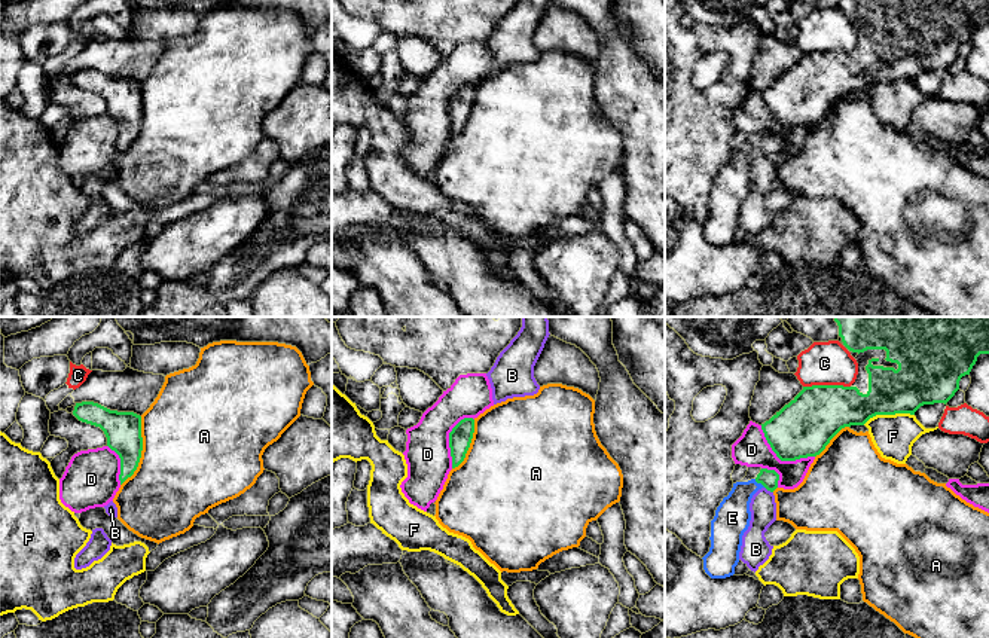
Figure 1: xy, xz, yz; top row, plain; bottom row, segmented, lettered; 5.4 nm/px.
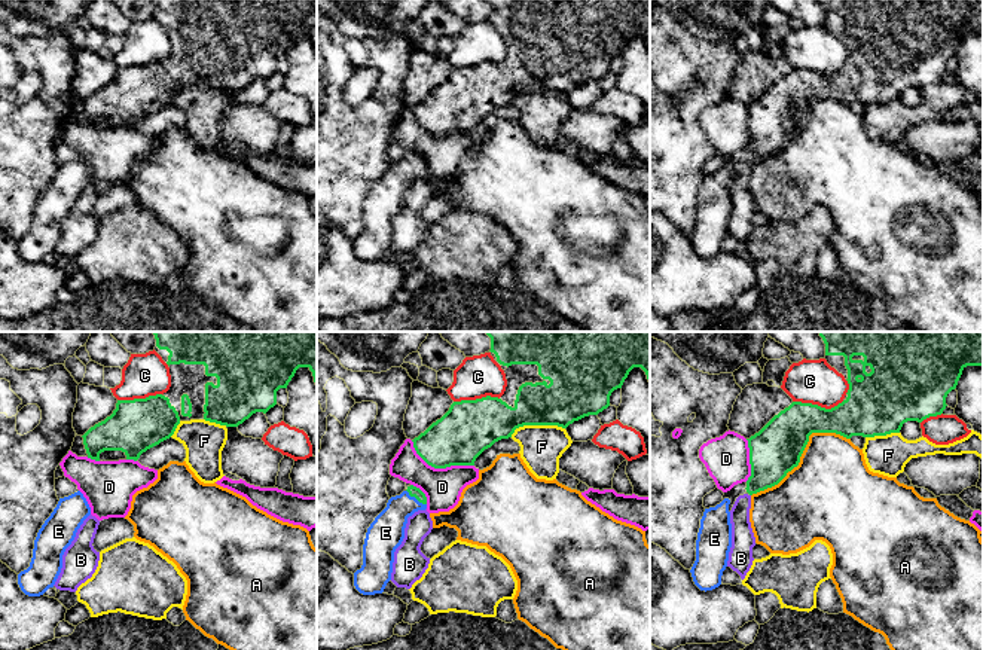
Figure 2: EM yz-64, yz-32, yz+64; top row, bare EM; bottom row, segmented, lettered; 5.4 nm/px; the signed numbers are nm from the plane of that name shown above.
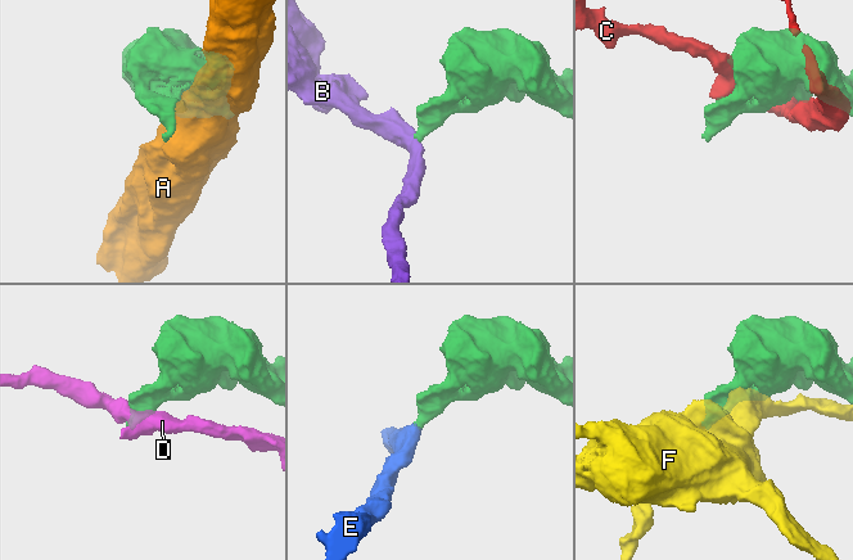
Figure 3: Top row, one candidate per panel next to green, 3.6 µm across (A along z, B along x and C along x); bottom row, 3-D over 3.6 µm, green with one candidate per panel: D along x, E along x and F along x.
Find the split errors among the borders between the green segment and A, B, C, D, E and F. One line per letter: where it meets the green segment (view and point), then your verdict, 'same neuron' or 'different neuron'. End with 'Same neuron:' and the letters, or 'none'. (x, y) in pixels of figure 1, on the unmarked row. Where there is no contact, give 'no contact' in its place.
A: xy (142, 116) | different neuron
B: yz (769, 156) | different neuron
C: yz (826, 52) | different neuron
D: yz (781, 127) | different neuron
E: yz (760, 149) | same neuron
F: yz (888, 81) | different neuron
Same neuron: E

